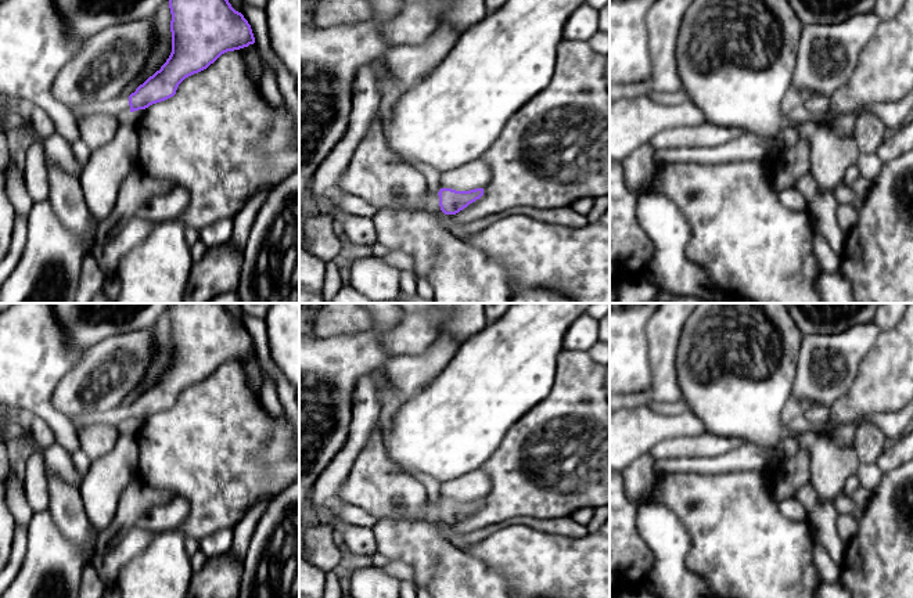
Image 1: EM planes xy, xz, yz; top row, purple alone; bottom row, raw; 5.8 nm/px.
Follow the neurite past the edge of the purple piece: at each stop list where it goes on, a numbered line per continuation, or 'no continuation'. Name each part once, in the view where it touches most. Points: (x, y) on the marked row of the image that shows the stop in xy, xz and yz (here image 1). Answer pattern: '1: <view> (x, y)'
1: xz (430, 201)

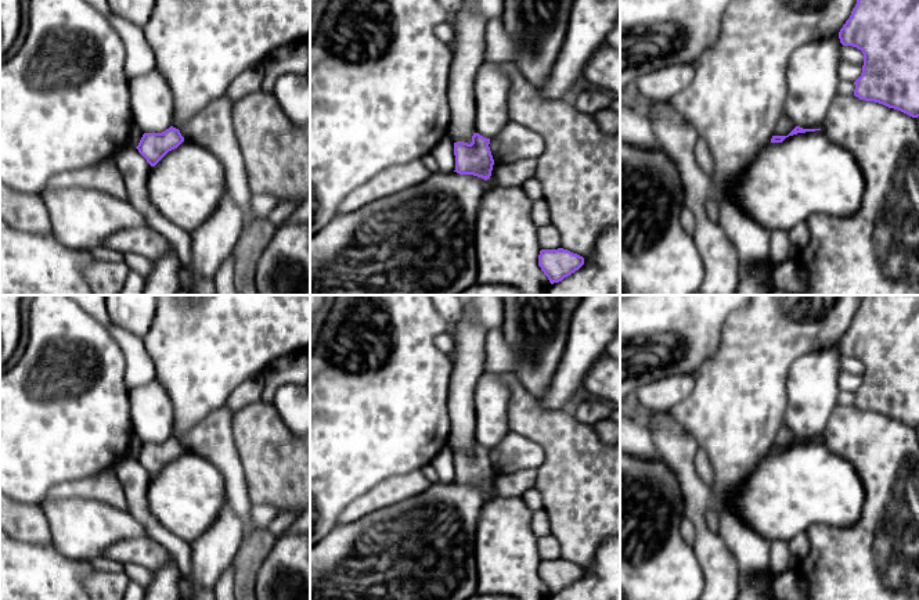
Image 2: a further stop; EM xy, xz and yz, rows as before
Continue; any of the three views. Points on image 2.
no continuation

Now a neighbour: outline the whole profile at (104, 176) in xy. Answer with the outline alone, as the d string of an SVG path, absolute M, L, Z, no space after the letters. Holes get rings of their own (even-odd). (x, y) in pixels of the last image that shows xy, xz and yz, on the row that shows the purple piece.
M113 157L105 158L84 169L68 170L53 176L47 188L89 188L102 191L115 198L126 200L125 180L115 164Z

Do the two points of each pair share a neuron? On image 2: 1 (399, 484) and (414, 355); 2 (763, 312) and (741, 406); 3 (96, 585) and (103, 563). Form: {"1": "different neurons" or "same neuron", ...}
{"1": "different neurons", "2": "same neuron", "3": "different neurons"}

